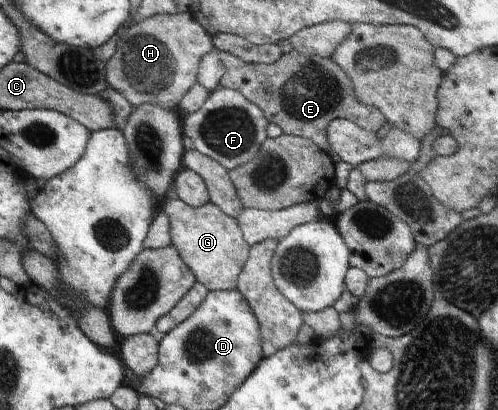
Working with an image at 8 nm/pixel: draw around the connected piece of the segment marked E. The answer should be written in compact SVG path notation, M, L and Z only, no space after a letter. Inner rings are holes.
M291 51L290 53L284 53L273 64L263 65L242 62L234 55L225 52L219 52L218 54L226 69L225 75L220 81L222 88L242 93L242 96L247 101L254 103L261 109L268 122L278 125L283 130L283 134L309 138L315 145L325 150L325 153L332 157L335 164L340 161L339 156L329 147L329 142L326 138L327 126L335 118L348 119L371 133L379 131L385 125L386 117L376 107L364 106L356 99L352 81L331 58L322 58L317 55L305 55Z

